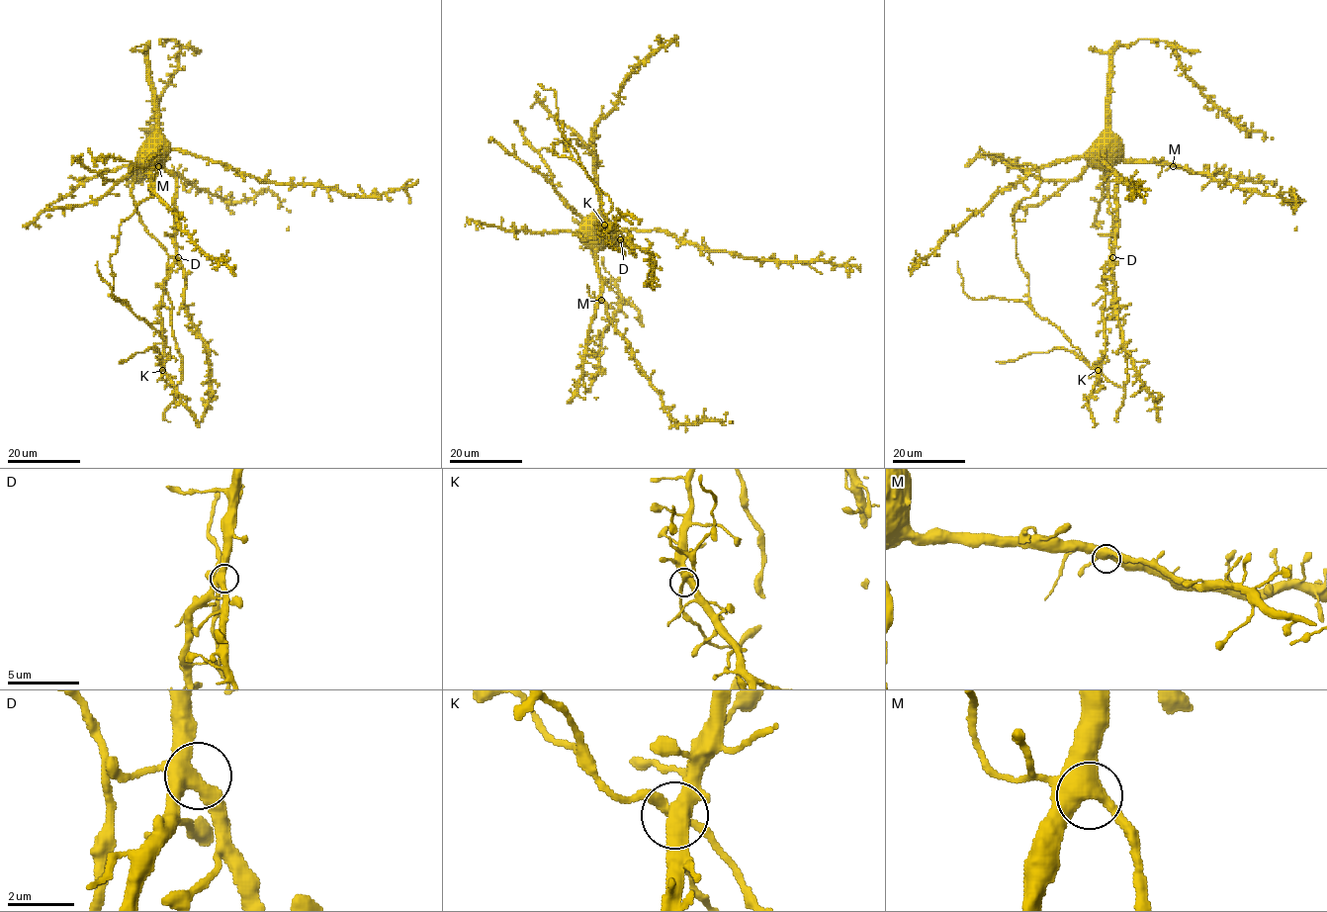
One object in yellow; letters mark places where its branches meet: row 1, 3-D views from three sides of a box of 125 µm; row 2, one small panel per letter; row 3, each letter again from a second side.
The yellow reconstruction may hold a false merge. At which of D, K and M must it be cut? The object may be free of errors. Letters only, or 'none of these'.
none of these

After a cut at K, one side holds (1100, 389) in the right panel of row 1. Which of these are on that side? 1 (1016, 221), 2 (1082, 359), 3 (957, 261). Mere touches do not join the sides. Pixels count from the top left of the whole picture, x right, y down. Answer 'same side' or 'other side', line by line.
1: other side
2: other side
3: other side

